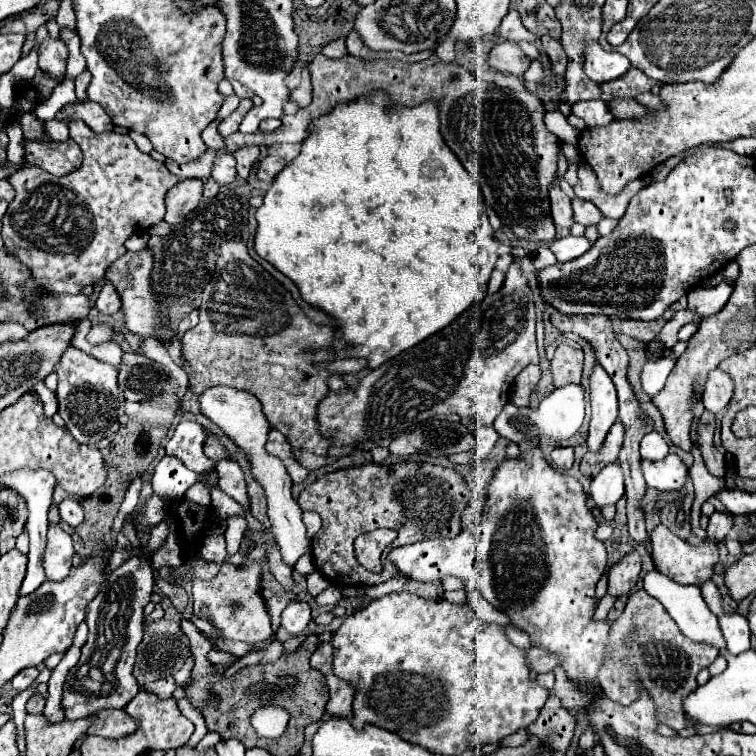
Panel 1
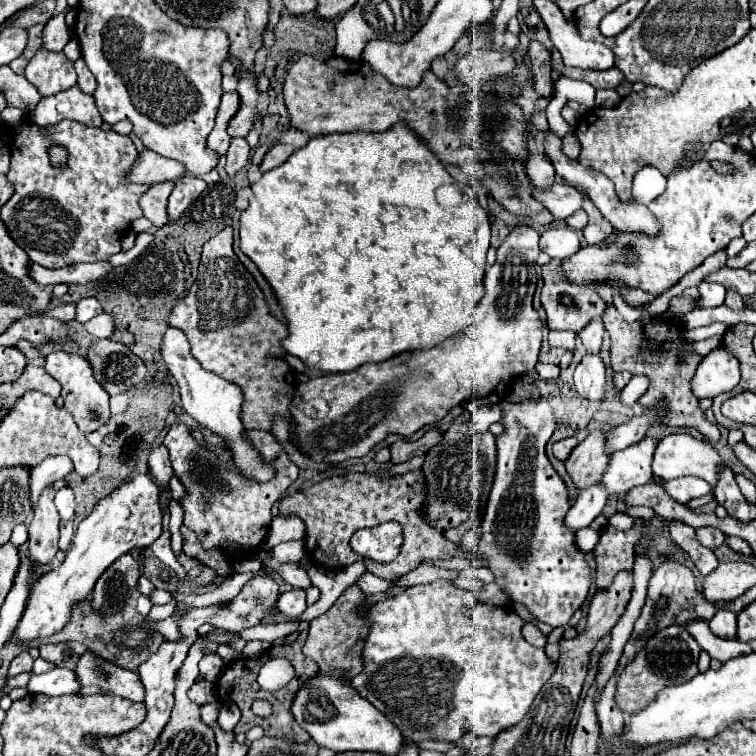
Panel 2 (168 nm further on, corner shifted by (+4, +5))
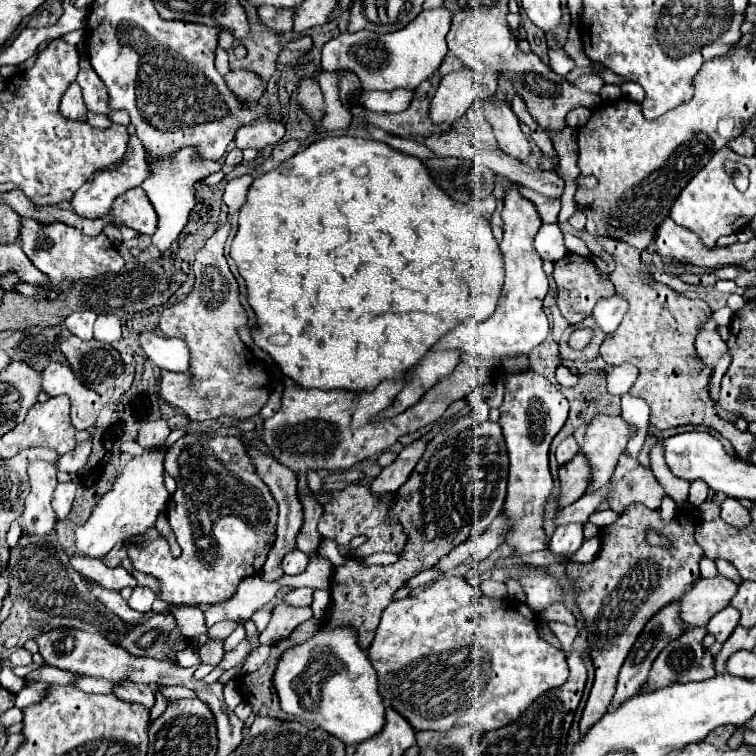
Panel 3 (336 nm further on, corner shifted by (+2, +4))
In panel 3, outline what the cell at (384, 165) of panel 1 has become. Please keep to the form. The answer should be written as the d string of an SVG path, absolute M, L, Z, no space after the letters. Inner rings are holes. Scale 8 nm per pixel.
M333 135L321 141L311 143L307 149L299 151L293 159L285 161L279 169L257 177L247 193L247 201L239 211L239 231L231 243L229 255L235 259L241 277L247 281L249 305L255 309L259 329L253 333L255 345L267 351L281 373L295 379L301 387L317 387L317 389L351 389L351 391L371 391L383 379L401 379L407 369L421 369L422 376L413 376L413 381L397 395L397 401L385 409L379 417L403 413L409 405L415 405L425 393L431 389L441 377L449 375L457 366L457 351L432 351L431 345L437 343L443 335L447 335L453 327L463 323L473 315L491 315L503 277L503 263L499 245L495 241L489 221L483 213L471 205L459 203L447 197L443 189L433 181L425 163L417 157L405 155L381 141L363 141L351 135Z

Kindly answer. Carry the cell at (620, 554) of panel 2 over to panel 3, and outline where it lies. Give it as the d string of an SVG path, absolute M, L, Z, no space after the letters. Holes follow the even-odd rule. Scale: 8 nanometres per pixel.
M631 505L621 513L621 517L599 531L601 551L591 563L567 563L567 573L575 579L579 589L579 609L585 617L587 633L587 653L595 665L595 683L587 699L579 729L581 735L589 731L609 709L611 697L617 685L617 673L641 633L645 621L653 617L661 605L667 605L673 599L681 599L687 585L693 585L699 577L699 559L703 549L693 539L695 519L691 513L677 511L671 523L661 523L659 511L647 509L645 505ZM647 529L653 529L661 535L667 535L671 545L657 547L647 543Z

